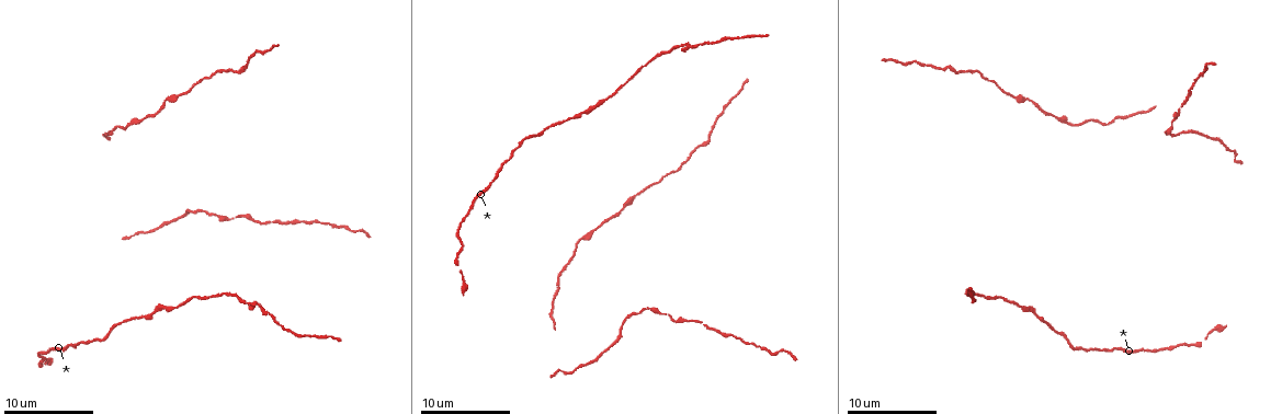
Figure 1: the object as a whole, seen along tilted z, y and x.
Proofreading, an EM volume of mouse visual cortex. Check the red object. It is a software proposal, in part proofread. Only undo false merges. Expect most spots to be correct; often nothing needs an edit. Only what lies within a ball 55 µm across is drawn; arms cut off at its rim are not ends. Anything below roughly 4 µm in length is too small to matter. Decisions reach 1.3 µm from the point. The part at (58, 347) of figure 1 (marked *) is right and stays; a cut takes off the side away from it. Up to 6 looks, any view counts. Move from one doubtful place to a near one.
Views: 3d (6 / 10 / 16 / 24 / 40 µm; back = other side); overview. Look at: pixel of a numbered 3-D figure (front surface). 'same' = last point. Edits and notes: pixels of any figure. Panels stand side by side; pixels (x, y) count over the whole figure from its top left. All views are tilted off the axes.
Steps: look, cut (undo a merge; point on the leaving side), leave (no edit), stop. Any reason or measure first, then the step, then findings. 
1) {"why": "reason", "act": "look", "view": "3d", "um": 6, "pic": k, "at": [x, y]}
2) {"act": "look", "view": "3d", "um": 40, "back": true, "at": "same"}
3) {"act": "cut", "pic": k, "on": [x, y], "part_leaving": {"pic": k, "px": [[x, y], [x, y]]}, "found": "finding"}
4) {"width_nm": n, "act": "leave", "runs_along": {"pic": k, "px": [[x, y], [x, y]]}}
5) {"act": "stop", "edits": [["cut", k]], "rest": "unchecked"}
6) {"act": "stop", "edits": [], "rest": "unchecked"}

{"act": "look", "view": "3d", "um": 10, "pic": 1, "at": [589, 112]}

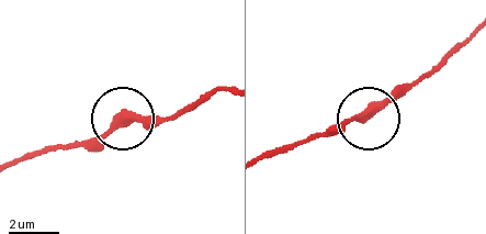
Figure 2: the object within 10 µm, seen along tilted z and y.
{"side_arm_um": 27, "act": "leave", "runs_along": {"pic": 2, "px": [[269, 156], [370, 116], [410, 85]]}, "found": "one neuron here"}

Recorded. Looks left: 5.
{"why": "three arms meet", "act": "look", "view": "3d", "um": 10, "pic": 1, "at": [246, 301]}

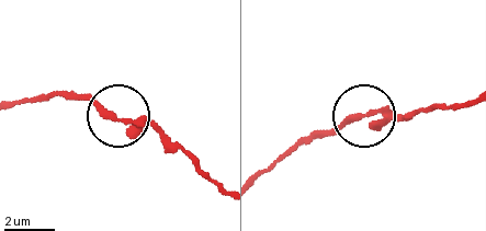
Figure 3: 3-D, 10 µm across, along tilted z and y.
{"act": "leave", "runs_along": {"pic": 3, "px": [[261, 175], [357, 118], [387, 114], [408, 120]]}, "found": "continuous, no second neuron"}

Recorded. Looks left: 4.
{"act": "look", "view": "3d", "um": 16, "pic": 1, "at": [155, 117]}

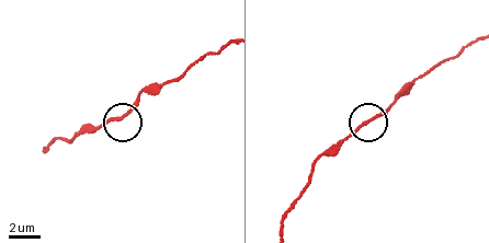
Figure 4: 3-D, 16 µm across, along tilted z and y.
{"side_arm_um": 16, "act": "leave", "found": "continuous, no second neuron"}

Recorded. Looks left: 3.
{"act": "stop", "edits": [], "rest": "unchecked"}

